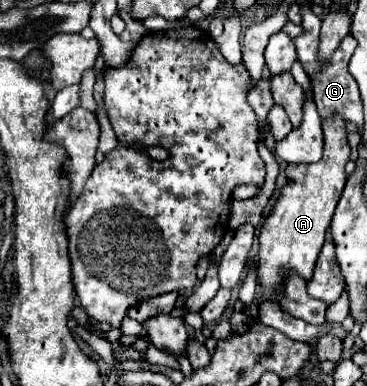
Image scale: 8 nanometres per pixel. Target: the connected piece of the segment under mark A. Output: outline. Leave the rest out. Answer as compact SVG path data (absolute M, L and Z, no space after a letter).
M332 117L324 121L324 159L316 165L288 165L288 183L282 189L274 211L260 229L260 251L258 251L258 285L262 287L262 301L276 301L288 271L298 273L304 281L310 281L318 253L324 245L326 229L330 227L334 209L340 201L346 183L346 163L350 159L350 147L344 131L346 121Z

